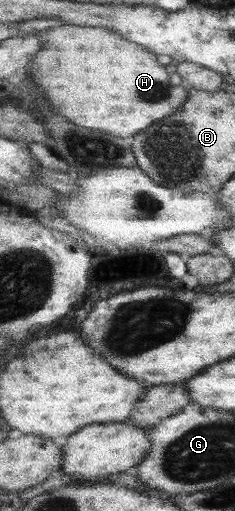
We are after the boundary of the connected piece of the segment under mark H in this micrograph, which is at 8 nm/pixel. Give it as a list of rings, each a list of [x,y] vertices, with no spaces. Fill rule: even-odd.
[[[64,24],[46,28],[37,32],[37,36],[41,39],[41,50],[33,57],[28,67],[29,73],[33,75],[33,81],[46,91],[46,99],[54,107],[54,111],[58,115],[64,115],[74,125],[86,129],[100,129],[118,137],[133,137],[154,121],[180,111],[181,105],[188,97],[184,84],[174,86],[170,83],[170,74],[152,51],[124,39],[117,31]]]

